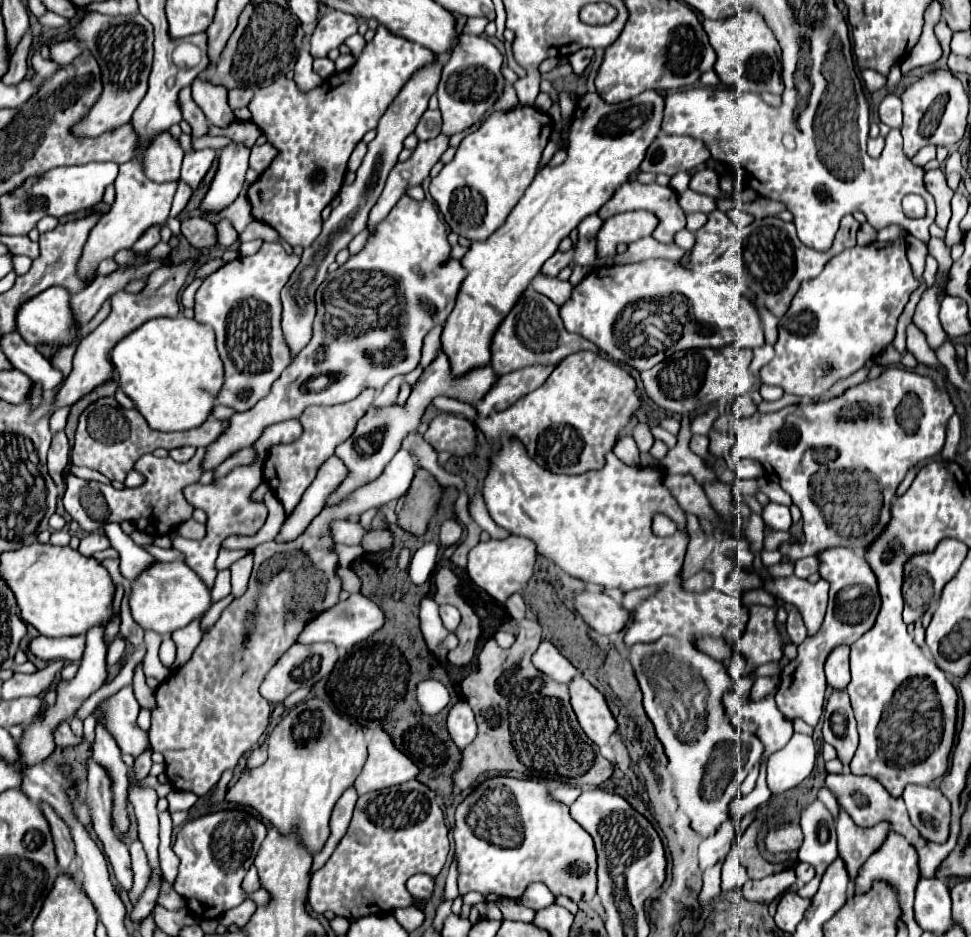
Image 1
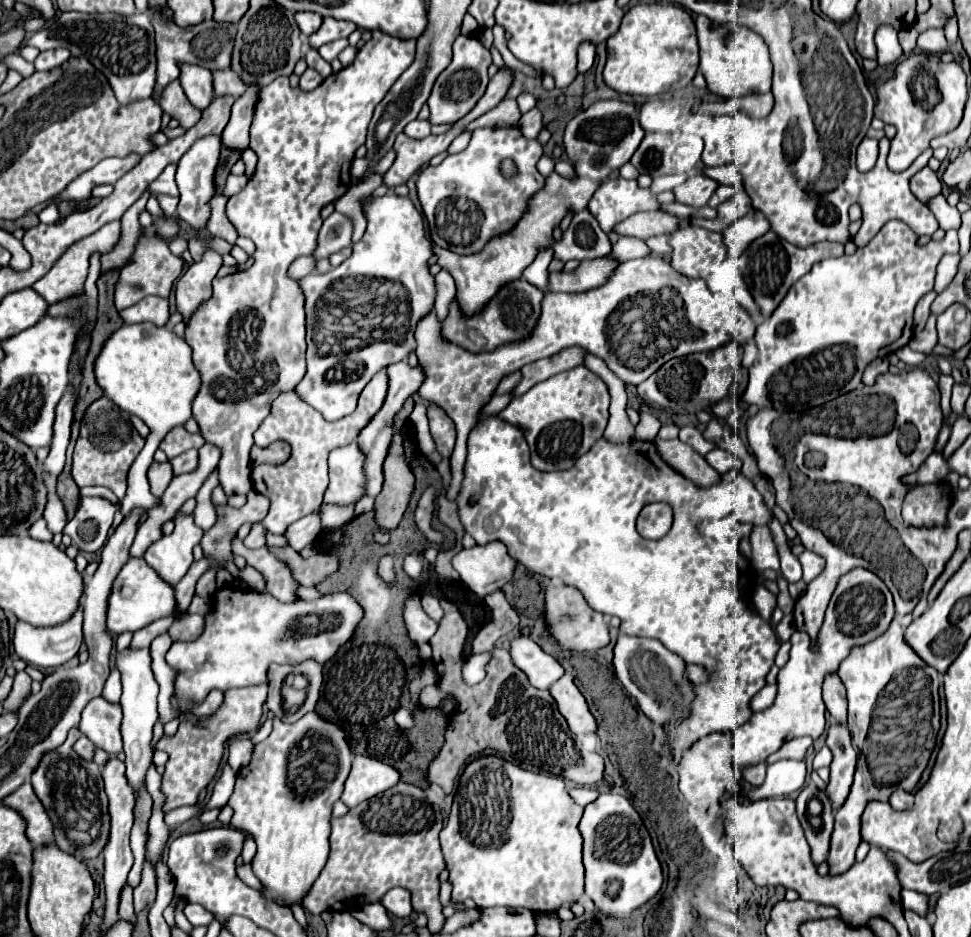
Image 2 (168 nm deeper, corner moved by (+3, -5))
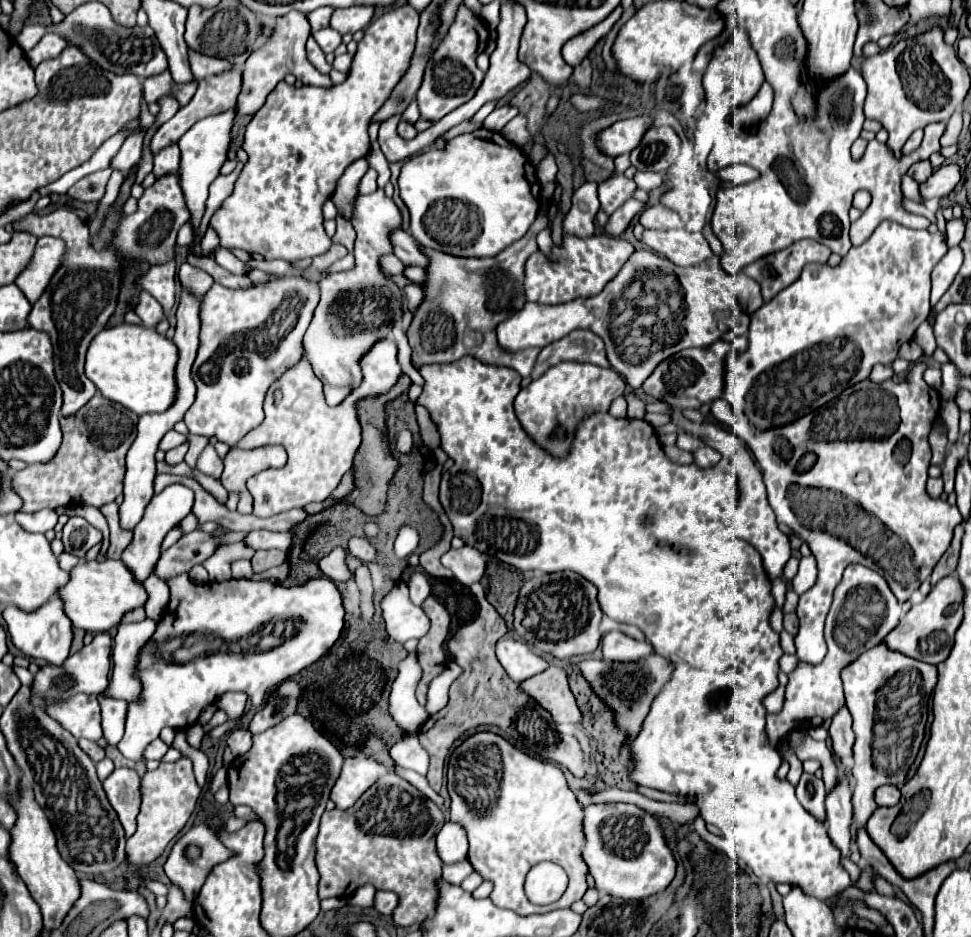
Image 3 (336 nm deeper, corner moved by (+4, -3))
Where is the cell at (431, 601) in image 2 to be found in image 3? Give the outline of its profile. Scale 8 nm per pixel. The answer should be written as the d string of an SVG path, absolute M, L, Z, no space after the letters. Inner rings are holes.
M414 570L408 578L408 590L410 590L410 600L414 604L422 604L428 596L430 596L430 584L426 580L426 576L420 570Z

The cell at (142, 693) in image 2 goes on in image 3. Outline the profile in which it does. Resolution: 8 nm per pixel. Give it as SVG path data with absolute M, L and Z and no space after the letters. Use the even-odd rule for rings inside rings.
M144 618L142 622L120 622L118 632L114 636L112 660L114 670L108 688L104 690L107 696L128 700L138 698L138 678L134 678L134 654L142 650L142 642L150 638L156 630L156 622L152 618Z

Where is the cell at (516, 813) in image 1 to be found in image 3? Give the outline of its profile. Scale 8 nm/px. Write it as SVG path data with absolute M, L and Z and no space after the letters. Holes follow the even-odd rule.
M476 732L452 750L448 758L446 778L448 778L448 794L452 800L450 820L466 828L468 842L470 842L468 860L484 880L494 882L490 900L498 908L514 910L520 916L546 914L556 908L568 908L572 902L580 900L586 894L588 868L580 856L582 844L584 844L582 808L576 800L576 794L568 788L562 770L554 762L532 758L494 732ZM544 860L562 866L570 878L570 884L558 902L548 906L536 906L524 894L524 878L532 866Z

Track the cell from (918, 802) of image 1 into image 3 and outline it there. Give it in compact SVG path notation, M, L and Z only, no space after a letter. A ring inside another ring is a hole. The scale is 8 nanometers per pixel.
M892 784L880 786L878 790L874 790L874 800L878 806L896 806L900 800L900 790Z

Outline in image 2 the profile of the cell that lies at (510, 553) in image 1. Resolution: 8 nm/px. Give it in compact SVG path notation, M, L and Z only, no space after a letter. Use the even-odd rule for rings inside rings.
M503 542L477 544L469 550L461 550L453 558L453 568L479 598L485 598L509 584L517 564L519 562L507 552Z

